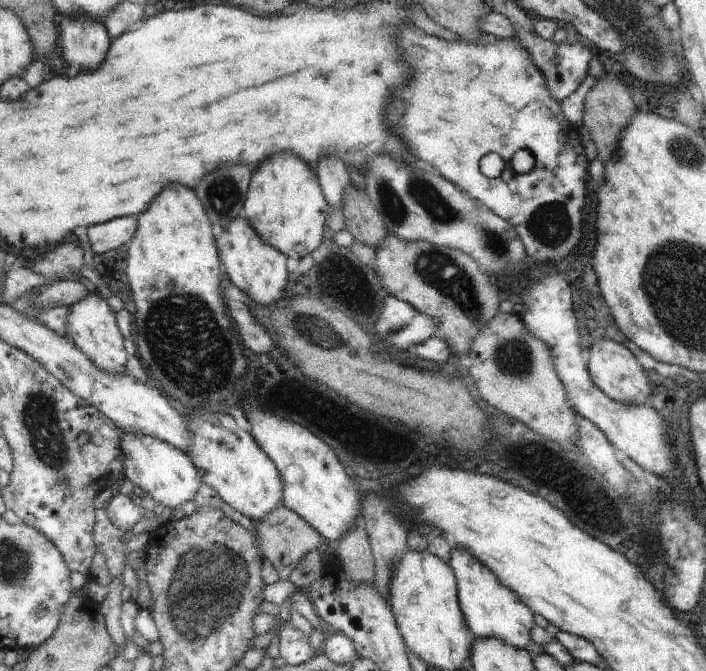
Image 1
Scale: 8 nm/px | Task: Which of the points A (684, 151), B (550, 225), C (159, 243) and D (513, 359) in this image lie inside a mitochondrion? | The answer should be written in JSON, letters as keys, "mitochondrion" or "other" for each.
{"A":"mitochondrion","B":"mitochondrion","C":"other","D":"mitochondrion"}

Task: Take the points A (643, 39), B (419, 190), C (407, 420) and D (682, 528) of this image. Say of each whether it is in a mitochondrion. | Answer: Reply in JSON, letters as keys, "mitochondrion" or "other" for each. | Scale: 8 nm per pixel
{"A":"mitochondrion","B":"mitochondrion","C":"other","D":"mitochondrion"}

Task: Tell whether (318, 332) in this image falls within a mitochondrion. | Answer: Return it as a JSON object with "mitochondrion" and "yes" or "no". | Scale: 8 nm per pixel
{"mitochondrion":"yes"}

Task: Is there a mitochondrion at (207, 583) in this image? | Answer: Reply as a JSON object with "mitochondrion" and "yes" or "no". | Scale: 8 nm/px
{"mitochondrion":"yes"}

